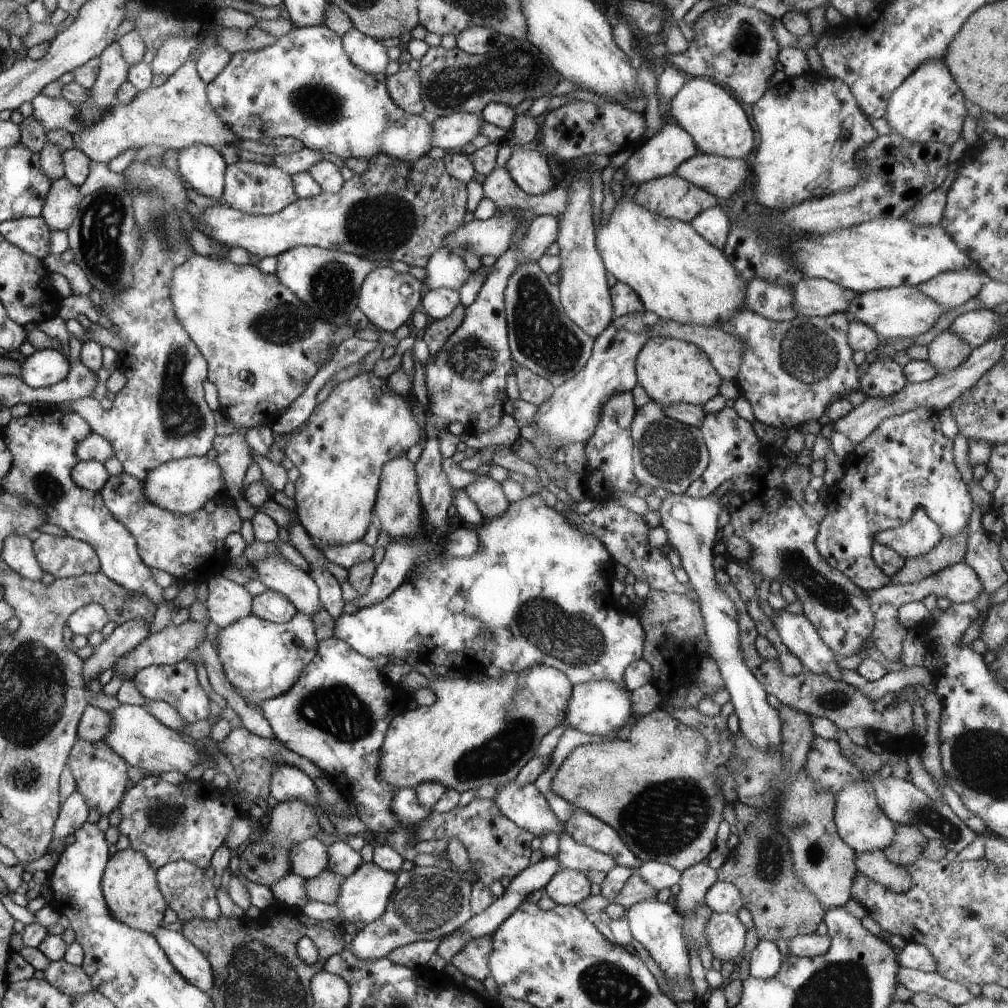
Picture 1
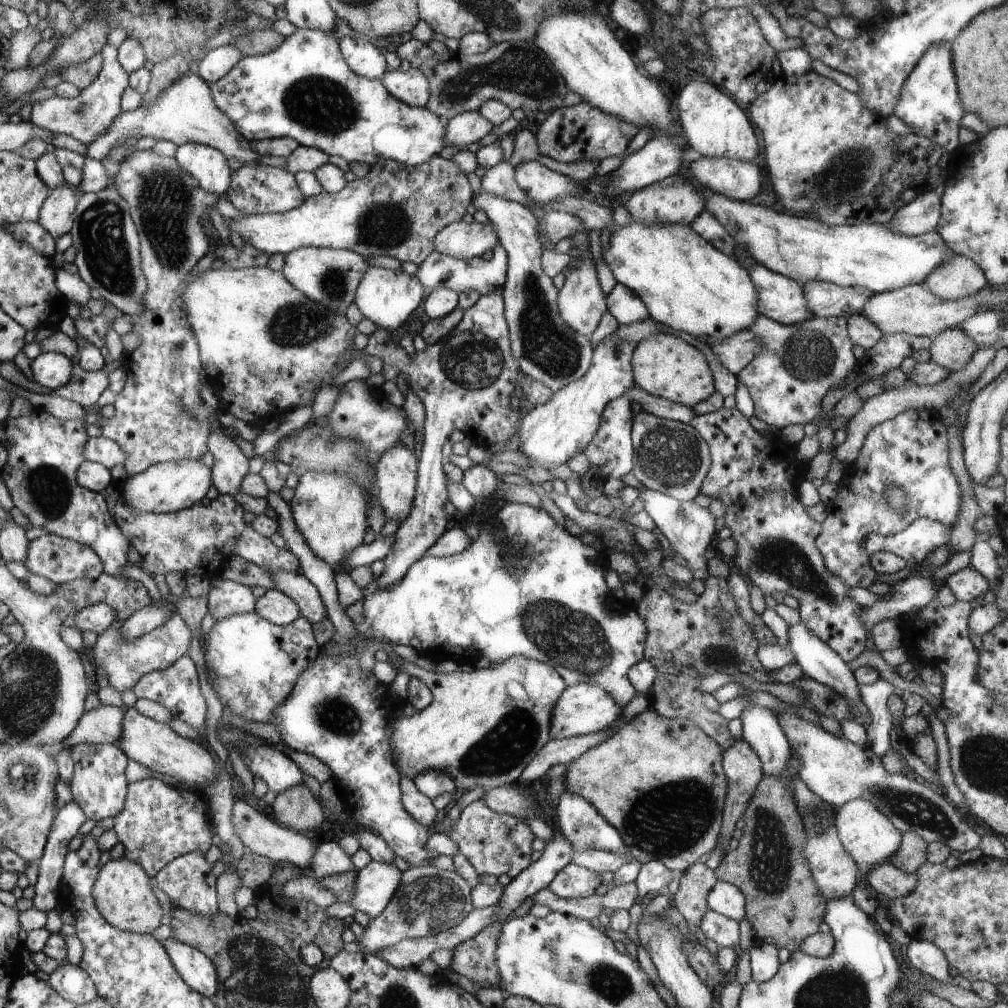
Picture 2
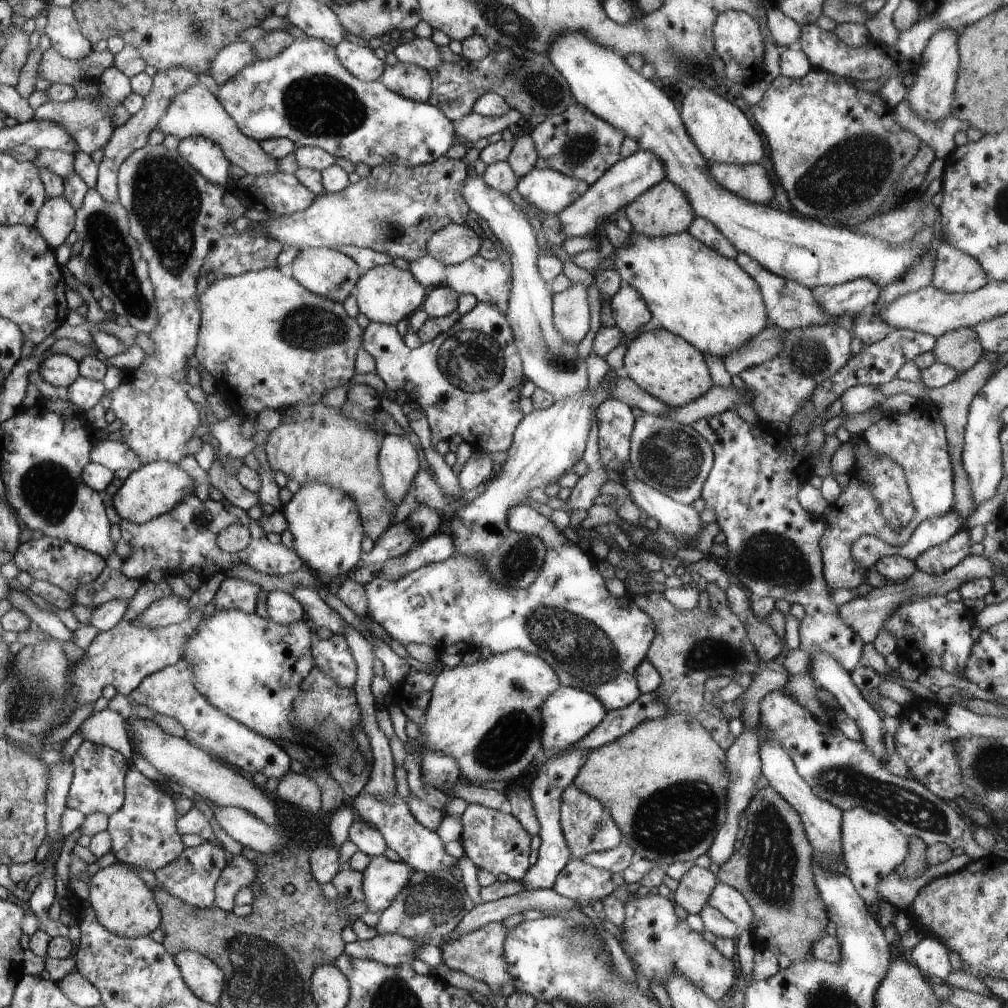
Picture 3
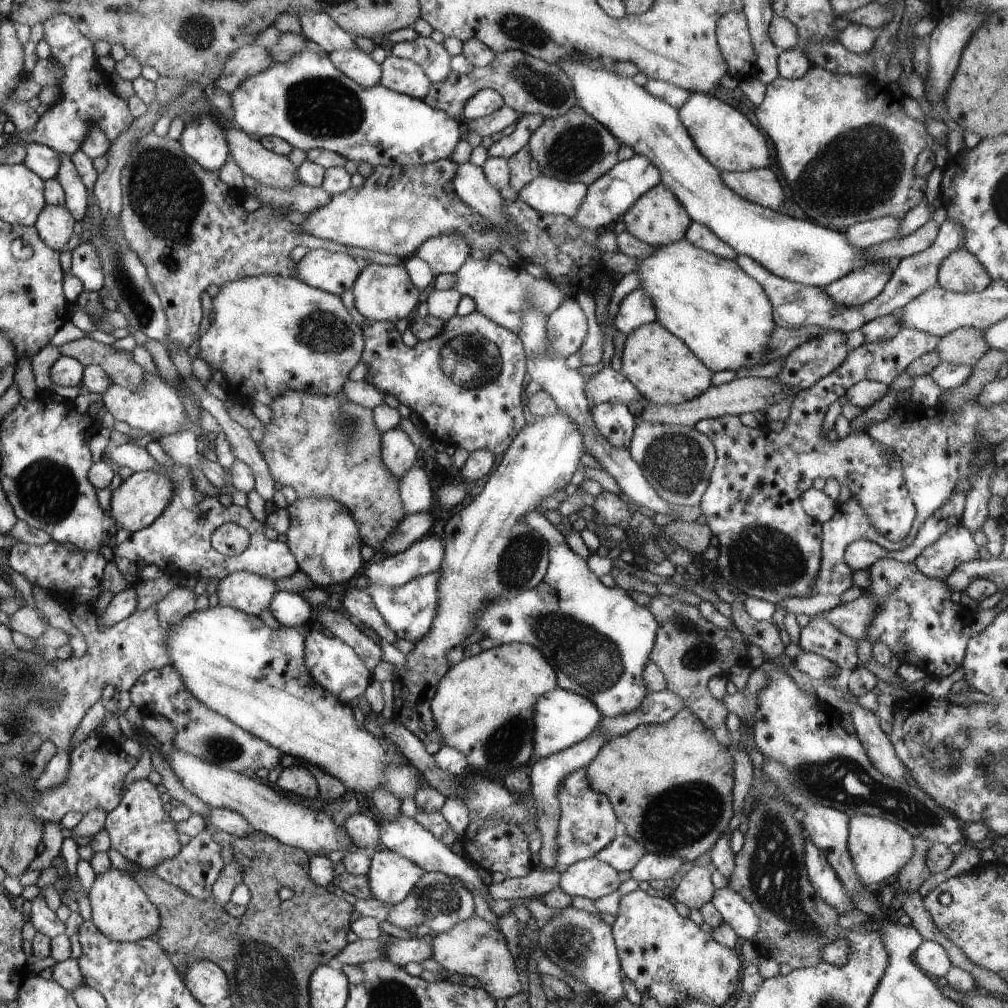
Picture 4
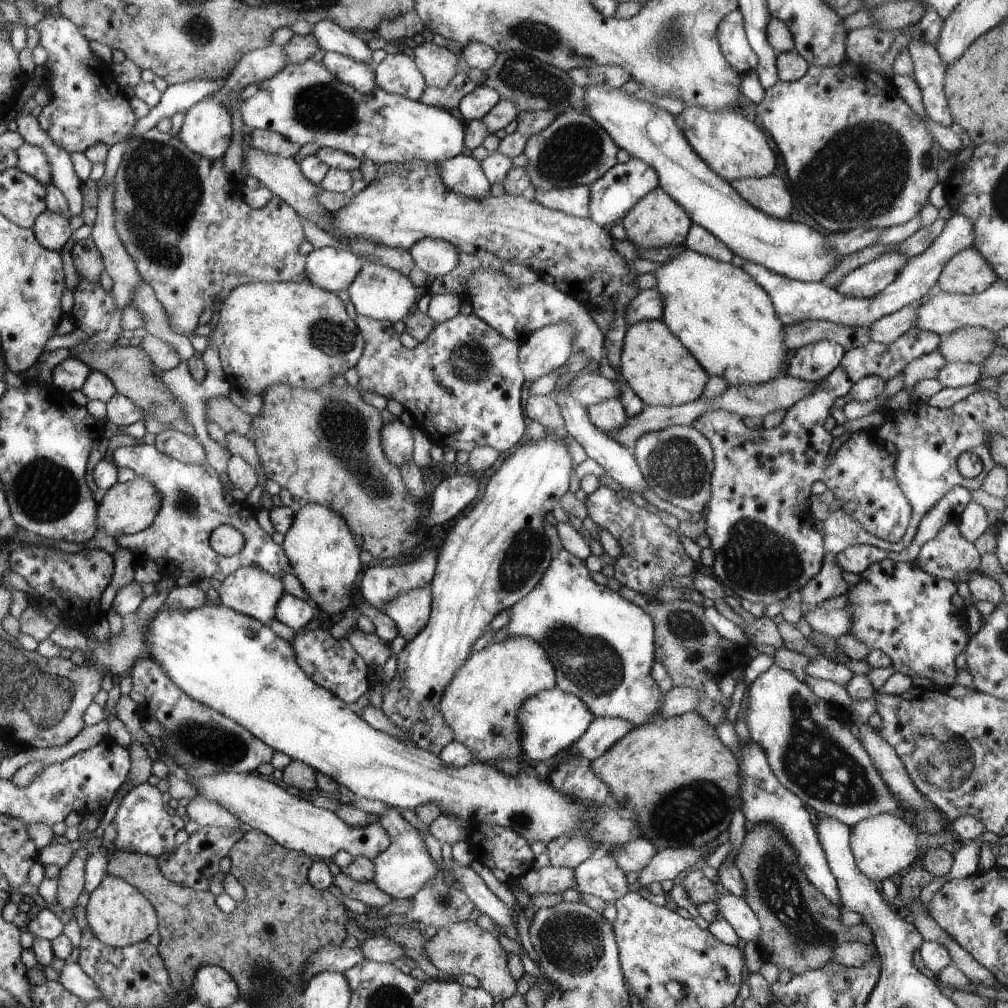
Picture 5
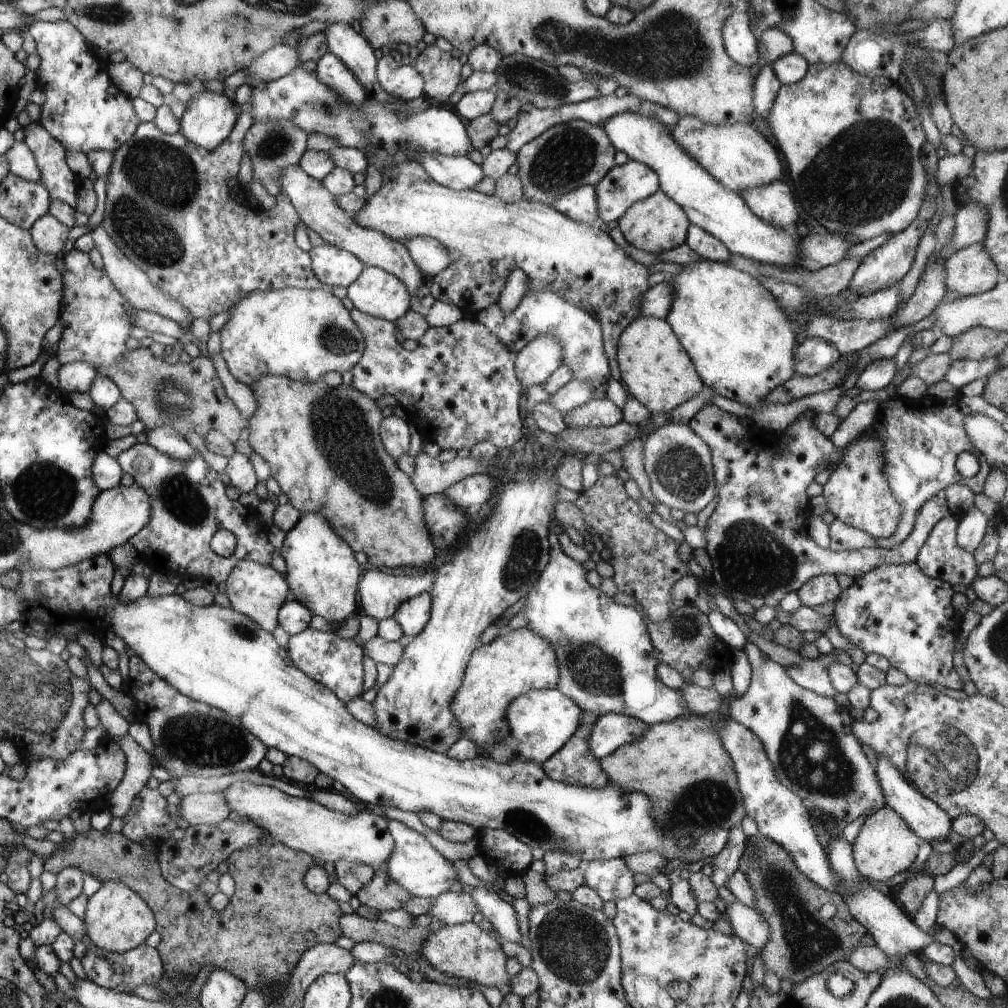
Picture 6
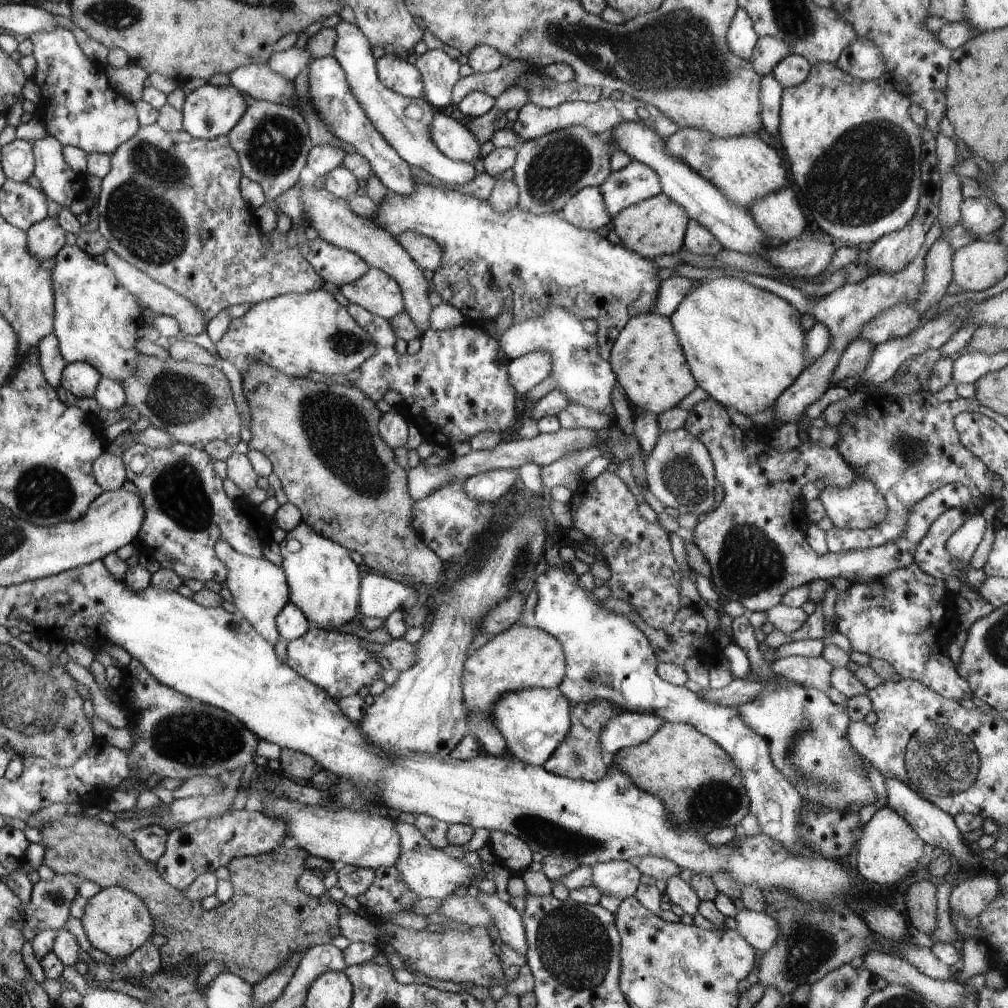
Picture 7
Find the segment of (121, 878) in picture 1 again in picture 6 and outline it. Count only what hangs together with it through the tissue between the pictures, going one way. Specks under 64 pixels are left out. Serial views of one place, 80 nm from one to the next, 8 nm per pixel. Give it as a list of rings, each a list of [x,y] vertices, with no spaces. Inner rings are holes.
[[[104,881],[93,895],[89,895],[83,923],[85,933],[94,945],[113,953],[125,953],[143,945],[158,925],[147,901],[131,887],[118,881]]]

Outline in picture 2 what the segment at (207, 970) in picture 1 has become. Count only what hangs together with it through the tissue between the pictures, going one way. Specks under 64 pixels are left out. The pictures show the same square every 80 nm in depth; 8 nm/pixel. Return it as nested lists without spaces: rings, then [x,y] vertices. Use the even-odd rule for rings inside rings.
[[[164,938],[160,942],[163,942],[171,962],[182,978],[200,994],[214,999],[219,993],[220,983],[218,971],[211,960],[202,951],[186,942],[180,942],[178,938]]]

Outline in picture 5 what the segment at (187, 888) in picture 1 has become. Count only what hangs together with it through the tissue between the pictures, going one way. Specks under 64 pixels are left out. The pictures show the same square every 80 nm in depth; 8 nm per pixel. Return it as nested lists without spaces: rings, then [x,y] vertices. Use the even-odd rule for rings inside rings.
[[[206,825],[198,827],[193,832],[187,842],[180,844],[176,850],[169,850],[167,853],[157,856],[159,869],[174,884],[188,887],[196,892],[208,892],[209,881],[218,872],[220,860],[229,856],[232,846],[239,840],[242,840],[244,832],[240,828],[217,827],[214,825]]]

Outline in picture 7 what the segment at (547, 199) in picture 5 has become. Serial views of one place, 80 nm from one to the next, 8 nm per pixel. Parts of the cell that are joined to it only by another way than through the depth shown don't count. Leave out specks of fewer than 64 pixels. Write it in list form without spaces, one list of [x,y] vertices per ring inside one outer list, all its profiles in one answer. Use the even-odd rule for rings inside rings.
[[[584,187],[564,205],[560,218],[575,227],[596,231],[610,225],[612,220],[600,187]]]

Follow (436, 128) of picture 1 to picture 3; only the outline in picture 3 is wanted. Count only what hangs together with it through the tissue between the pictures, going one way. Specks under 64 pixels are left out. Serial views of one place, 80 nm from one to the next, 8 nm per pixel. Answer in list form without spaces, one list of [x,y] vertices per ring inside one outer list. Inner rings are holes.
[[[512,109],[502,118],[484,117],[470,112],[454,124],[455,138],[465,139],[467,144],[472,146],[478,140],[487,139],[498,132],[502,133],[507,128],[515,128],[523,121],[522,115]]]

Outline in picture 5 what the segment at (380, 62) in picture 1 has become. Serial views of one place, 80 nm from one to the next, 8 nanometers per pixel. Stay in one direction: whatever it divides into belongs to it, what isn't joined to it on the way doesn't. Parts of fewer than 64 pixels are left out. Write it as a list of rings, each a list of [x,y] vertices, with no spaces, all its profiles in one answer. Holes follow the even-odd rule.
[[[325,51],[321,62],[340,82],[354,87],[364,95],[377,87],[374,84],[374,70],[366,63],[332,51]]]

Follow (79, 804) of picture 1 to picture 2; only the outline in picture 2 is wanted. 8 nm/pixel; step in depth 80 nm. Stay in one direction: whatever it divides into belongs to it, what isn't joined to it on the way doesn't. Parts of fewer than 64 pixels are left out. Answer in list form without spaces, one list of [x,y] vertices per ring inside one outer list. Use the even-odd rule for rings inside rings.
[[[74,800],[68,802],[68,804],[66,804],[62,810],[58,810],[58,814],[55,815],[50,834],[48,834],[44,854],[42,858],[40,858],[39,868],[36,870],[38,879],[33,886],[36,895],[32,898],[32,906],[36,908],[36,910],[49,912],[54,909],[59,909],[58,904],[60,901],[58,900],[58,894],[60,891],[60,874],[62,874],[64,858],[66,858],[66,854],[69,852],[69,842],[78,836],[79,829],[86,821],[86,814]]]

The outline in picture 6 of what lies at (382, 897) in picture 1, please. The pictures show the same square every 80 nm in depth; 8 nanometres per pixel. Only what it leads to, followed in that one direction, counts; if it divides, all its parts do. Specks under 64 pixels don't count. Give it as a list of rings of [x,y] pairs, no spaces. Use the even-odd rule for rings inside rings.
[[[394,819],[388,822],[395,839],[395,850],[383,866],[384,869],[389,870],[389,875],[412,896],[433,899],[448,891],[452,880],[458,880],[458,868],[454,861],[443,857],[425,835],[405,823]]]

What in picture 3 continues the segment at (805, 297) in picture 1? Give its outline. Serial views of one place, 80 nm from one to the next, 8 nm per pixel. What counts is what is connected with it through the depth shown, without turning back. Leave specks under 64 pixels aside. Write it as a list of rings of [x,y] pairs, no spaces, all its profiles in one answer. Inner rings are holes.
[[[860,278],[840,285],[821,285],[812,289],[818,306],[832,314],[860,315],[879,298],[880,286],[874,286],[870,280]]]

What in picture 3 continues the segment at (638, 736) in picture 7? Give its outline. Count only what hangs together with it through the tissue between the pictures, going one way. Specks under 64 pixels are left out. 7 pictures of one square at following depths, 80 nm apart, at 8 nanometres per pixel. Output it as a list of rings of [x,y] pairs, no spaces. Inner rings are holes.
[[[570,750],[570,752],[564,752],[560,756],[554,756],[554,758],[546,760],[544,764],[533,768],[533,771],[531,771],[531,775],[535,772],[536,776],[531,778],[528,789],[532,806],[536,811],[536,818],[540,823],[539,836],[542,839],[542,845],[538,848],[538,862],[534,866],[530,866],[526,870],[526,874],[520,878],[524,890],[551,889],[560,870],[573,860],[572,852],[570,852],[568,842],[566,842],[561,830],[561,796],[562,792],[573,783],[580,766],[586,762],[588,752],[588,750]]]

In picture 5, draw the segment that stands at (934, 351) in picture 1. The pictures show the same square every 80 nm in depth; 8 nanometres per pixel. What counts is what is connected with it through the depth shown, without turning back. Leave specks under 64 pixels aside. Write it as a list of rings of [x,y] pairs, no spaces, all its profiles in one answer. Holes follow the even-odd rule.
[[[966,327],[942,337],[938,349],[948,363],[981,363],[997,346],[994,331],[982,327]]]

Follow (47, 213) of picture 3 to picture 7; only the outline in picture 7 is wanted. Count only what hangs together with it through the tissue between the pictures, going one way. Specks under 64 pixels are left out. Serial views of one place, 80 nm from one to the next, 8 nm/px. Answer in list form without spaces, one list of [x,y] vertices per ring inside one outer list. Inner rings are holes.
[[[46,217],[27,230],[29,253],[40,259],[40,262],[50,263],[67,244],[65,233],[59,221]]]

